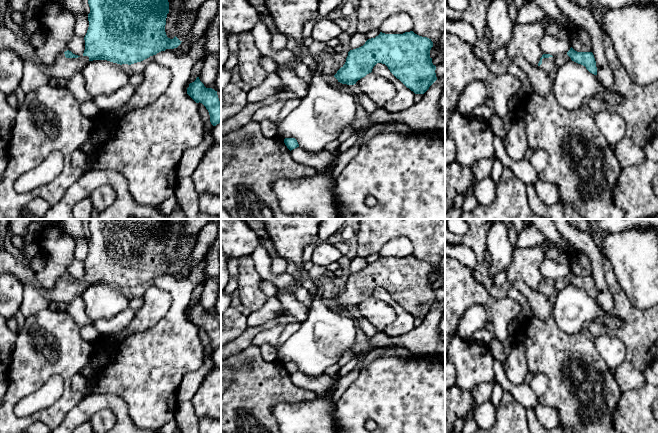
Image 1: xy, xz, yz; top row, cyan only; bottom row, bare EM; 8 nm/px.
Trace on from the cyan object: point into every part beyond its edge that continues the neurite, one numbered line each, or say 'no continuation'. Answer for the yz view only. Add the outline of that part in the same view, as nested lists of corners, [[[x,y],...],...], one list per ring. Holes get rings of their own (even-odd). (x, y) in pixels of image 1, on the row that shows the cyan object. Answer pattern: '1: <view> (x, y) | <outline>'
1: yz (581, 42) | [[[579,26],[573,27],[570,44],[571,47],[577,52],[591,52],[592,50],[589,33]]]

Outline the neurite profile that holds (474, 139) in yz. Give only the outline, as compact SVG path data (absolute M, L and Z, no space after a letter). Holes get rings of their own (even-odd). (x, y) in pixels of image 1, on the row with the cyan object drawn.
M455 111L445 129L456 145L456 162L472 166L479 160L495 155L494 136L489 123Z

